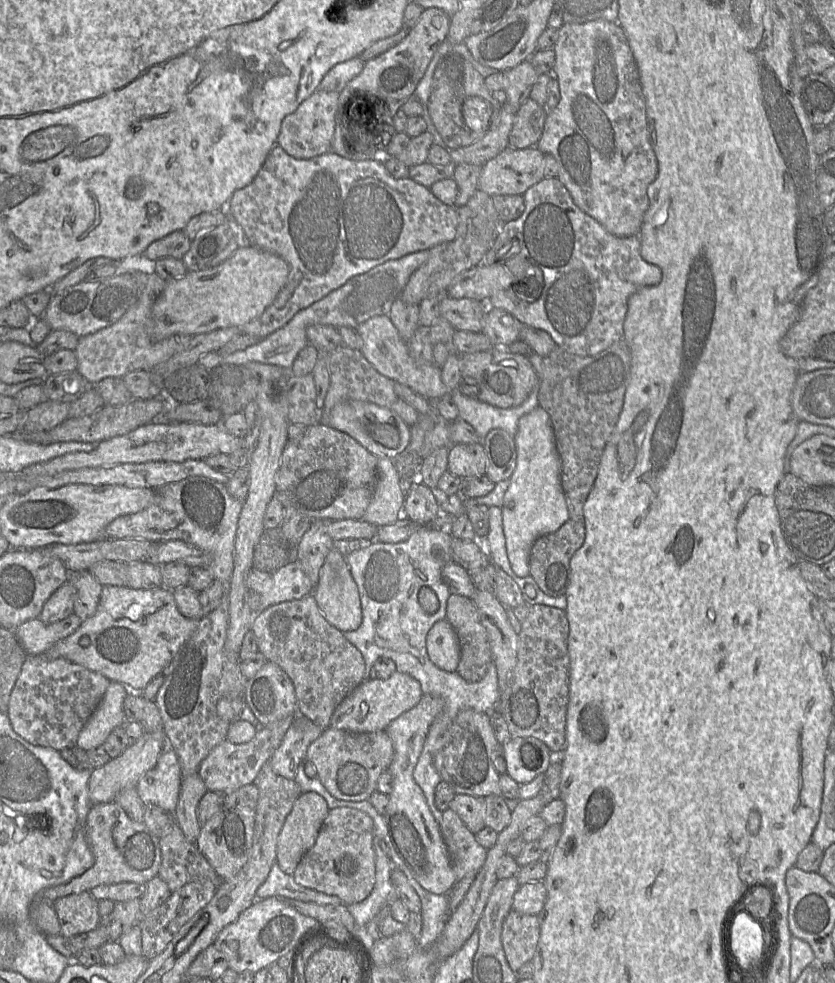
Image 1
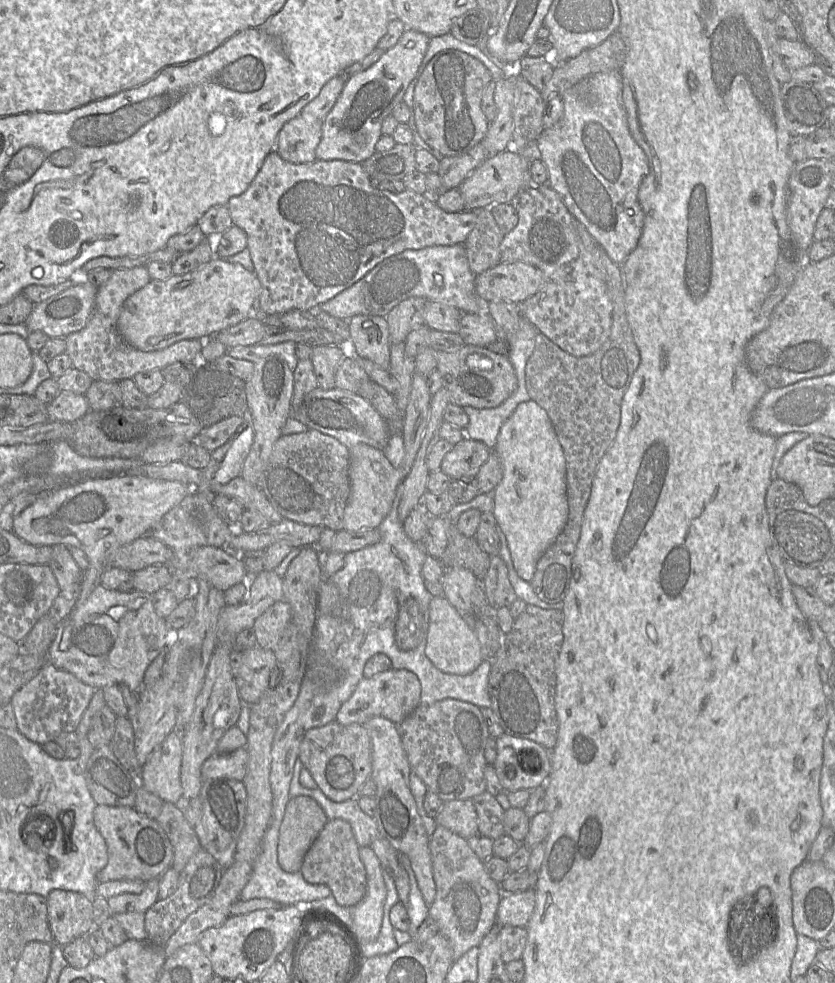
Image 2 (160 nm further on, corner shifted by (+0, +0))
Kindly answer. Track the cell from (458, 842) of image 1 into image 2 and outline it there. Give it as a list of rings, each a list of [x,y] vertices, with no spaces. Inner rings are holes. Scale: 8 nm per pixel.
[[[437,826],[429,839],[433,878],[436,885],[436,897],[429,907],[428,917],[438,925],[441,933],[451,944],[456,961],[472,947],[478,947],[482,939],[496,926],[496,916],[503,892],[487,873],[484,862],[470,848],[467,839],[451,830]]]

